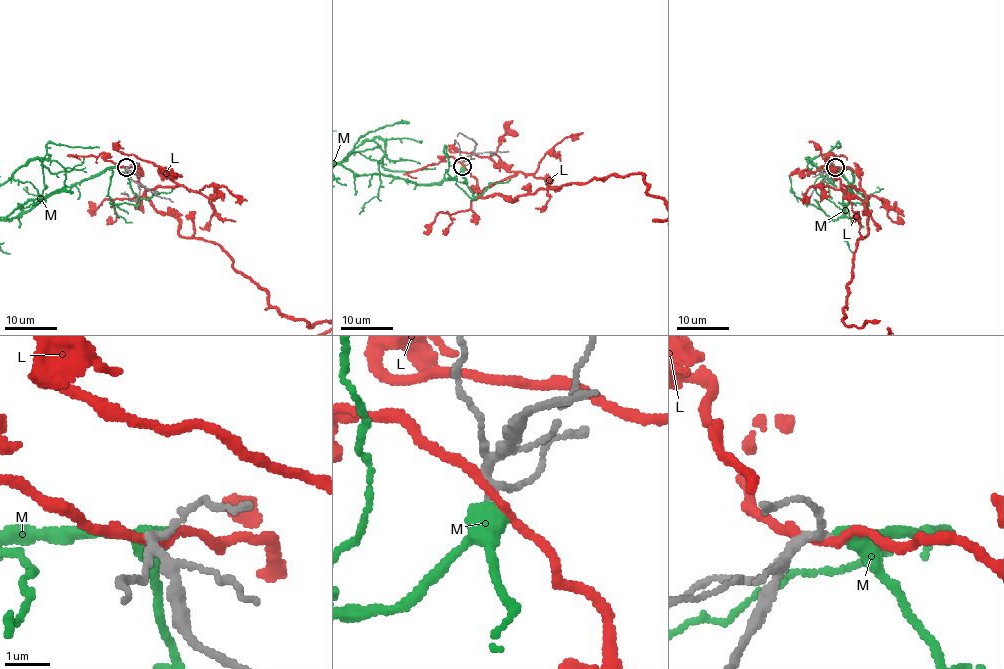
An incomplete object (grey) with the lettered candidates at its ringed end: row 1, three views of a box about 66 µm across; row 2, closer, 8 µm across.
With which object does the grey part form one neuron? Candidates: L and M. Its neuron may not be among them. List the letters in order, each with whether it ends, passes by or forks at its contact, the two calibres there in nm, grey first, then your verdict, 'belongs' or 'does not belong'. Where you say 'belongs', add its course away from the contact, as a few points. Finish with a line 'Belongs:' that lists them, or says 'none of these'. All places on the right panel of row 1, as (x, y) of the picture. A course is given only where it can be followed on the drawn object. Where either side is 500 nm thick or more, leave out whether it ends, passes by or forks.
L: it passes by; calibres 170 and 190 nm; does not belong
M: it passes by; calibres 190 and 360 nm; belongs
Belongs: M

